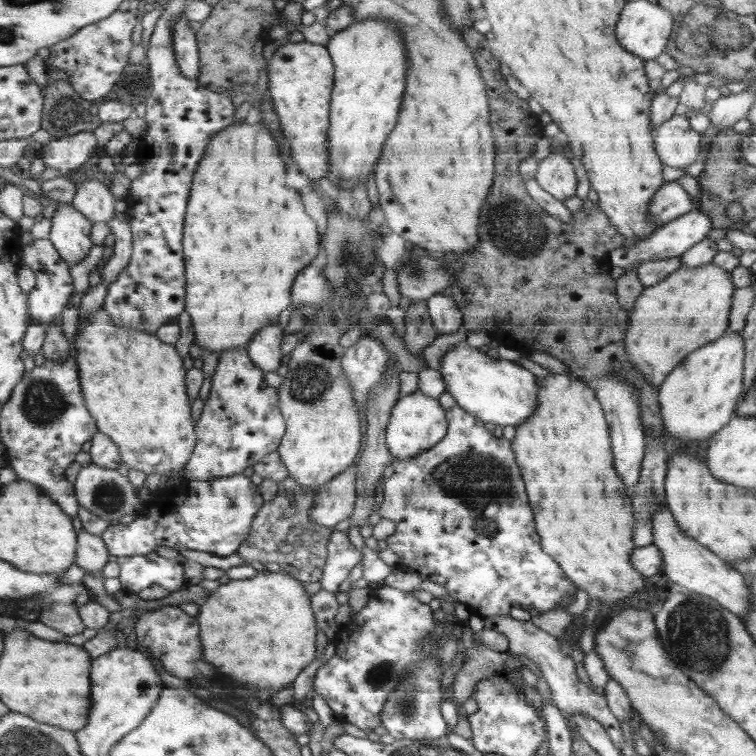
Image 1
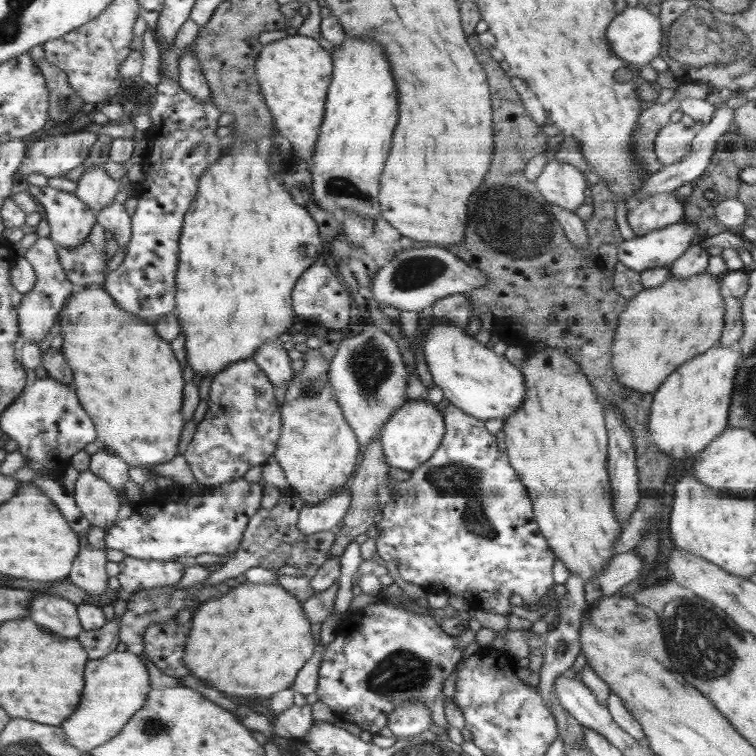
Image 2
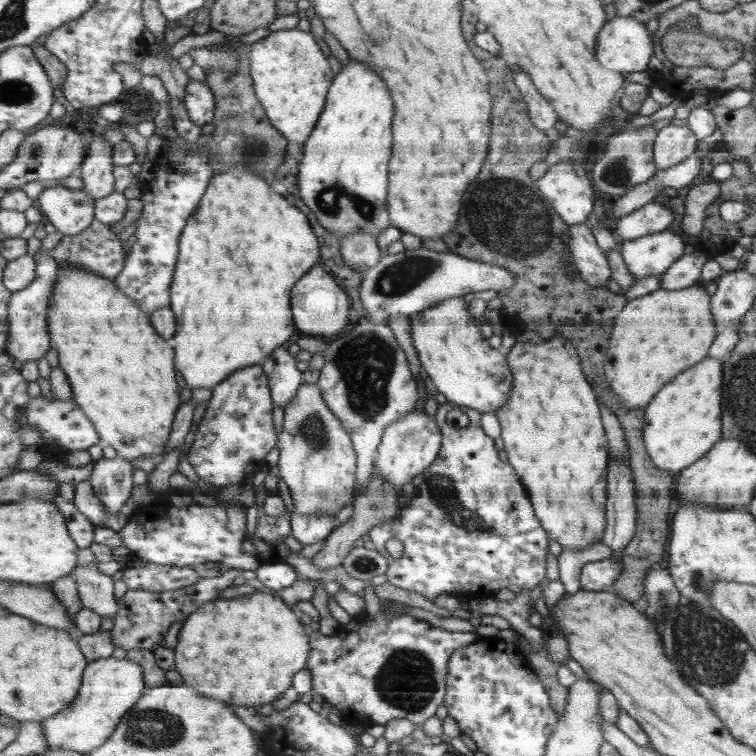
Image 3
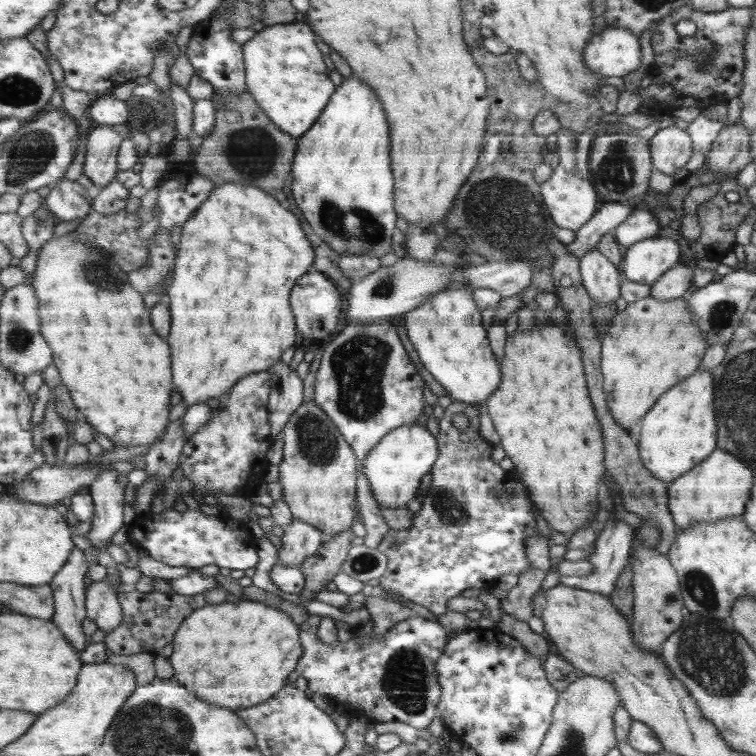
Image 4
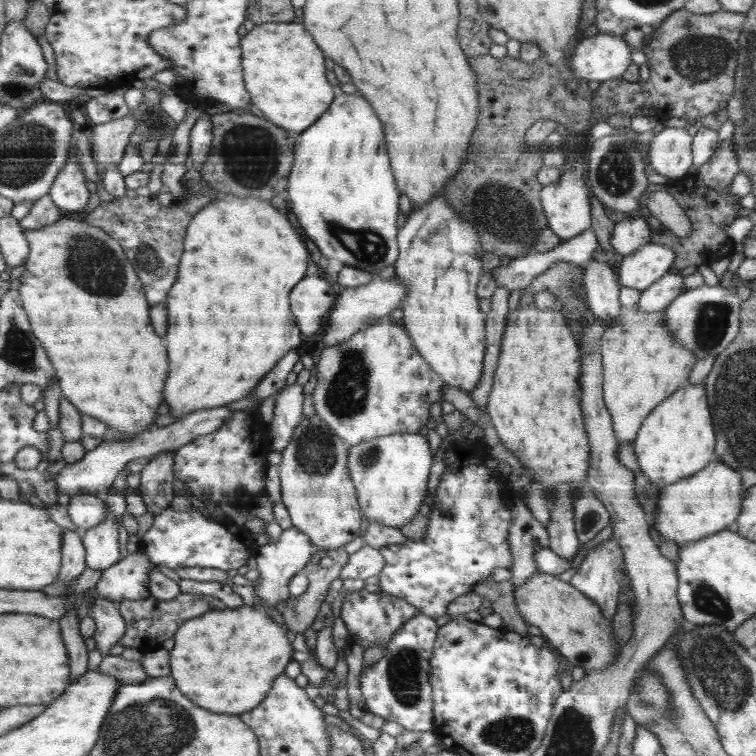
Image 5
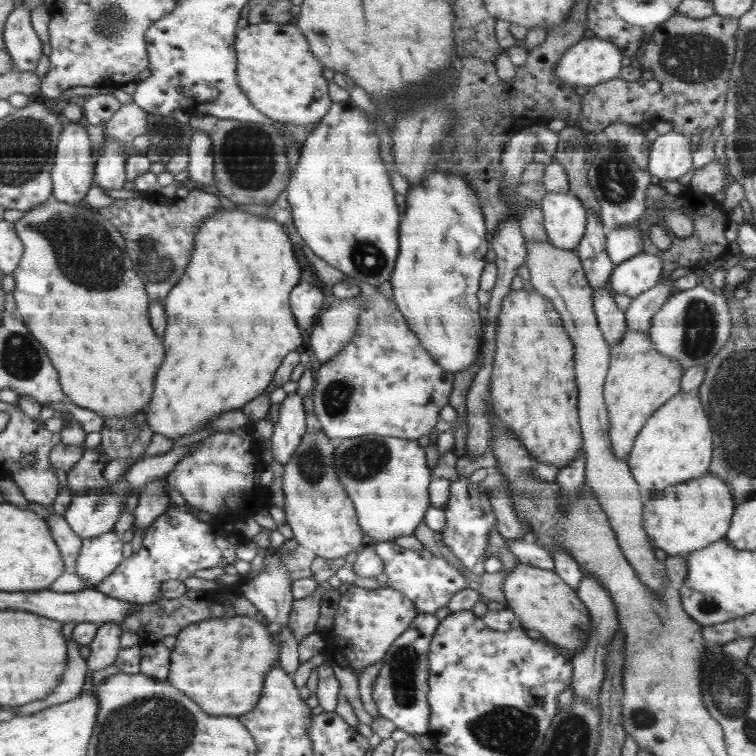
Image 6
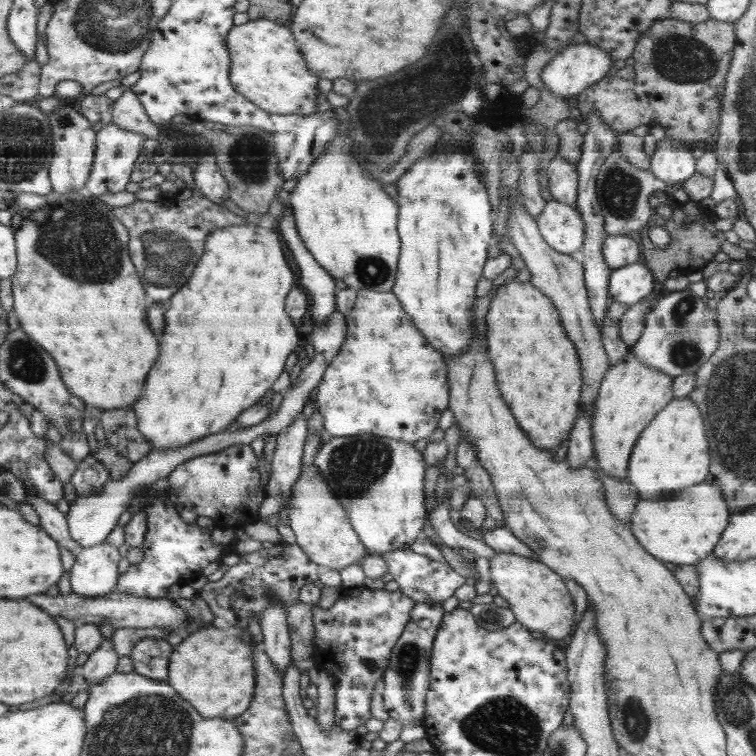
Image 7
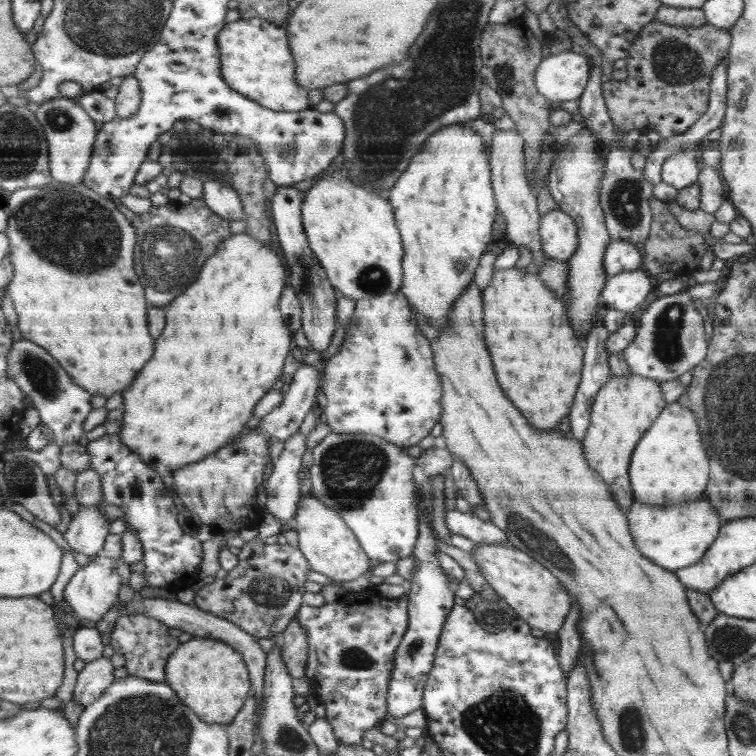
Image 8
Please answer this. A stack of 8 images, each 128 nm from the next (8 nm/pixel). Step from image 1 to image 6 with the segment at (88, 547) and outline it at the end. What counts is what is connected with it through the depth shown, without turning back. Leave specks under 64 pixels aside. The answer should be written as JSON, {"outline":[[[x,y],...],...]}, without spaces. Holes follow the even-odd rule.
{"outline":[[[106,622],[98,627],[96,636],[89,644],[91,650],[87,659],[89,672],[105,670],[106,666],[116,661],[121,649],[120,636],[122,636],[120,623]]]}

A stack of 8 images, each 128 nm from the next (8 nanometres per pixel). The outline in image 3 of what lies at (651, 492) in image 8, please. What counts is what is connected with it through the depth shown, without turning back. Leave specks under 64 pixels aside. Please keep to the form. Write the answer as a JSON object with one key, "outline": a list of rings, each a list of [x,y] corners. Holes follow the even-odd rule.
{"outline":[[[706,356],[674,377],[645,408],[644,441],[656,467],[676,473],[705,457],[720,441],[722,428],[722,366],[726,358]]]}

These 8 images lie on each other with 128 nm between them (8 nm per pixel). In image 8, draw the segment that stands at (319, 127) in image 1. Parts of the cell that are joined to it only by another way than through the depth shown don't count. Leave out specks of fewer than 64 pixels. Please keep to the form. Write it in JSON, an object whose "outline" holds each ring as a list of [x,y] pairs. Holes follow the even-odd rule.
{"outline":[[[260,17],[248,20],[240,18],[226,23],[219,30],[216,41],[221,51],[222,78],[234,90],[278,112],[298,112],[313,108],[308,102],[308,89],[296,83],[296,65],[284,26],[279,27]]]}

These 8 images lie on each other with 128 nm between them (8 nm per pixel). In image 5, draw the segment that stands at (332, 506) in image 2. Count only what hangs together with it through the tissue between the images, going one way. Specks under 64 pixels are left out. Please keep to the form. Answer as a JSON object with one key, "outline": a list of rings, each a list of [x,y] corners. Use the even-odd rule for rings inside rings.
{"outline":[[[294,525],[283,530],[278,541],[267,542],[263,547],[258,547],[255,559],[261,581],[254,586],[256,594],[260,597],[259,608],[267,609],[269,606],[276,608],[276,603],[284,599],[292,598],[289,592],[288,581],[302,572],[303,568],[312,558],[312,541],[310,537],[302,531],[296,529]]]}

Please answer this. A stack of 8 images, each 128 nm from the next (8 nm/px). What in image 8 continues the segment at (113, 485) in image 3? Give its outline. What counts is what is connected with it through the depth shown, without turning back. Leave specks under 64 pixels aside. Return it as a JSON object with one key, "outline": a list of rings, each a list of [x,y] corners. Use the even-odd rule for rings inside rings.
{"outline":[[[102,550],[90,557],[88,564],[79,566],[78,571],[65,586],[63,595],[63,600],[70,604],[80,622],[85,618],[98,622],[117,602],[121,586],[121,578],[115,566],[117,559],[106,556]]]}

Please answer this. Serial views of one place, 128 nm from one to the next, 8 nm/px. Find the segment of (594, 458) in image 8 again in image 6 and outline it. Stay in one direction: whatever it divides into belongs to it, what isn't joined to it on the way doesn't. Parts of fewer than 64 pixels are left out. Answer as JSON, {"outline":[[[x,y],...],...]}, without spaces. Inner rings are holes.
{"outline":[[[627,329],[618,345],[610,348],[610,354],[612,360],[604,386],[606,409],[609,410],[610,418],[609,436],[615,456],[626,461],[646,421],[681,392],[681,379],[685,376],[685,370],[674,357],[654,349],[648,331]]]}

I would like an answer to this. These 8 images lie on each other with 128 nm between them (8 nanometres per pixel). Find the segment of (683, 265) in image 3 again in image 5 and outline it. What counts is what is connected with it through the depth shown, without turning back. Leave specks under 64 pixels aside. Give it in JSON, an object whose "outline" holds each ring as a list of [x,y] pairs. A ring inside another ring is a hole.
{"outline":[[[680,272],[666,273],[648,289],[641,291],[637,302],[638,309],[647,314],[664,311],[668,304],[686,289],[684,288],[684,278]]]}

